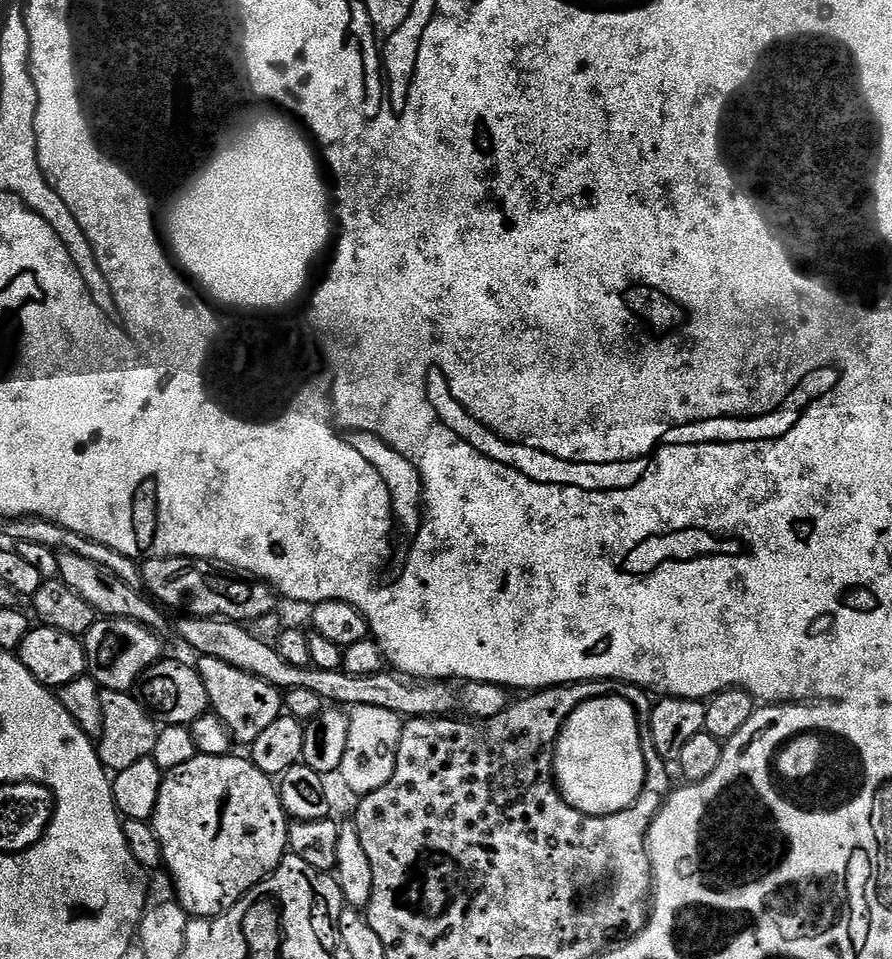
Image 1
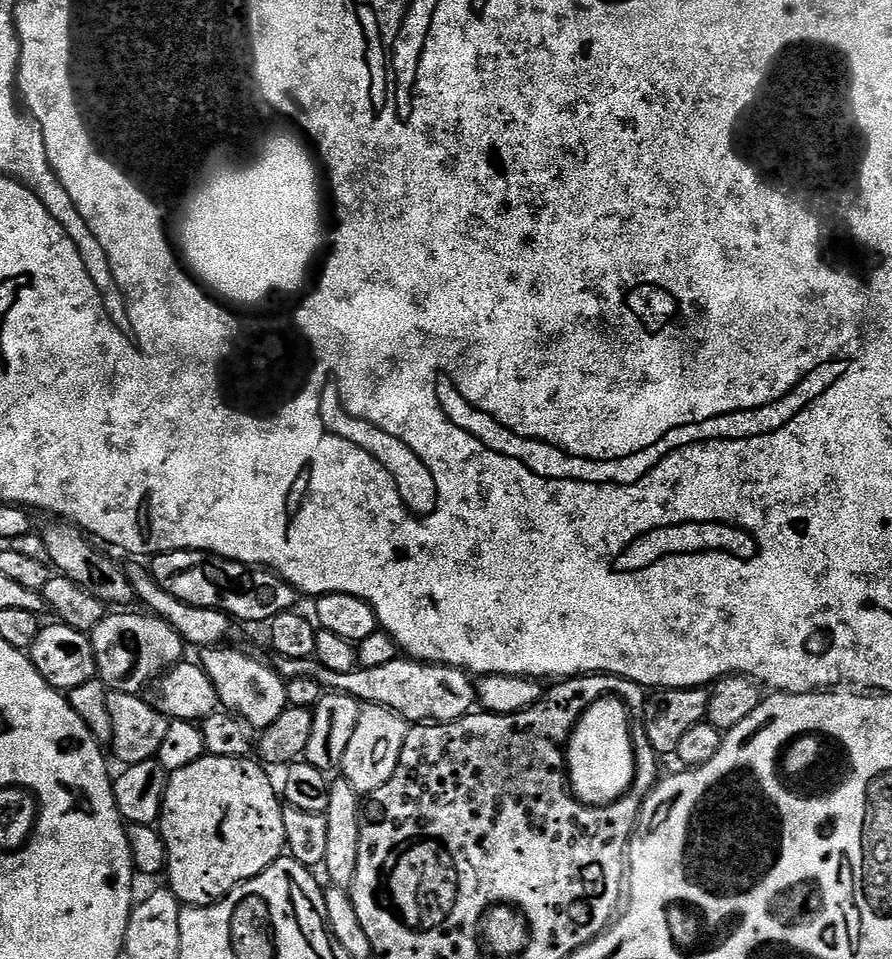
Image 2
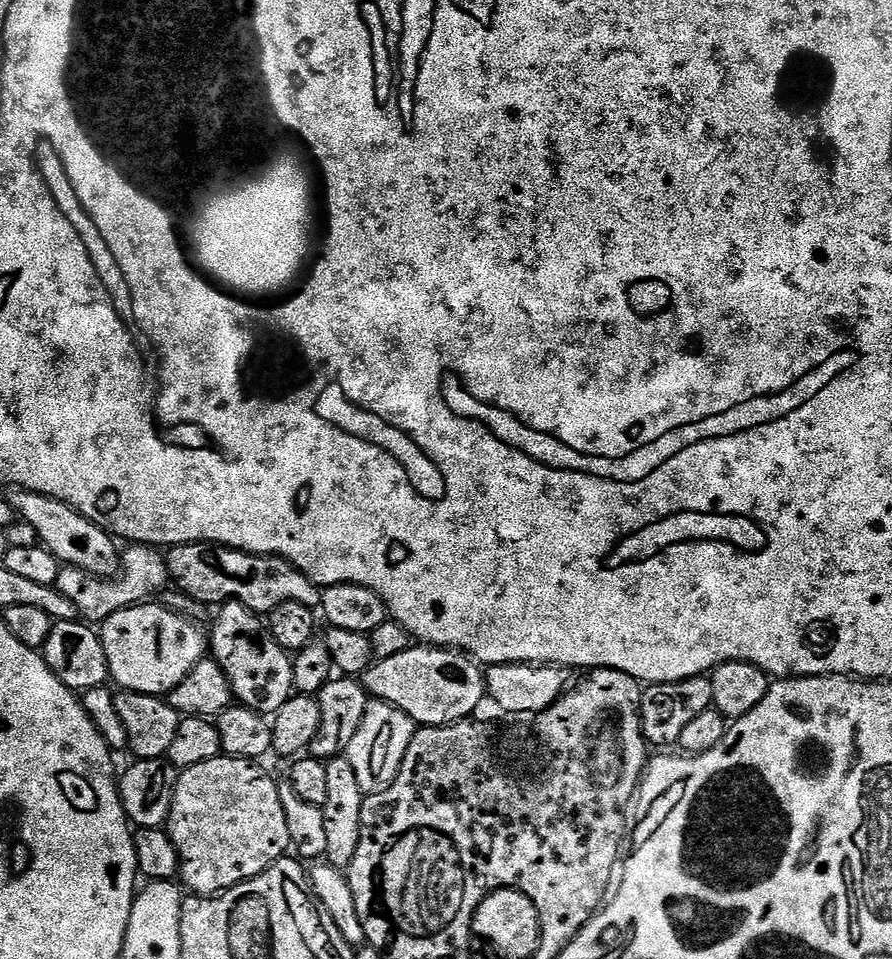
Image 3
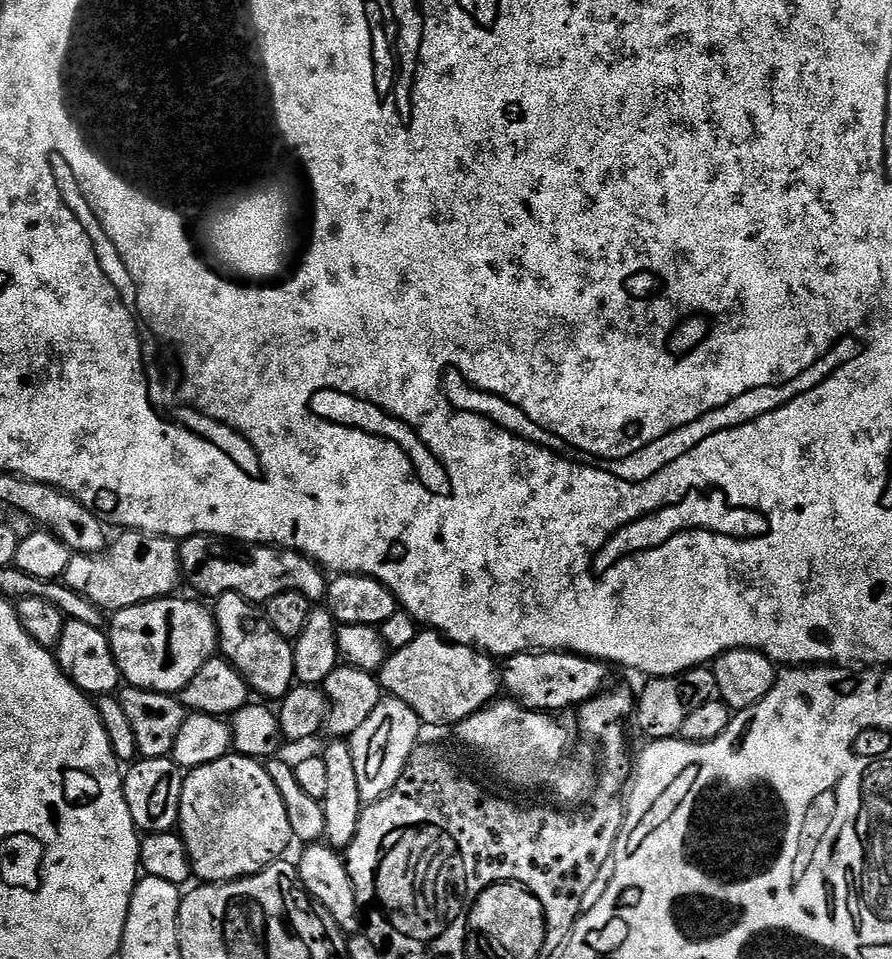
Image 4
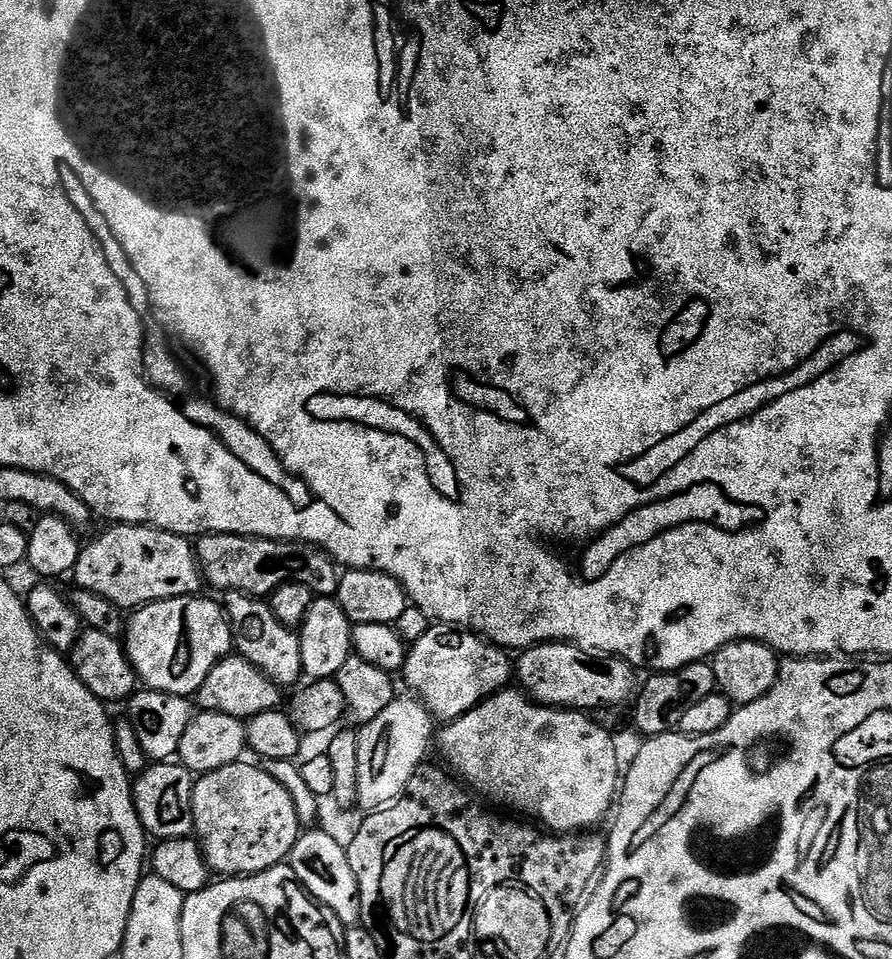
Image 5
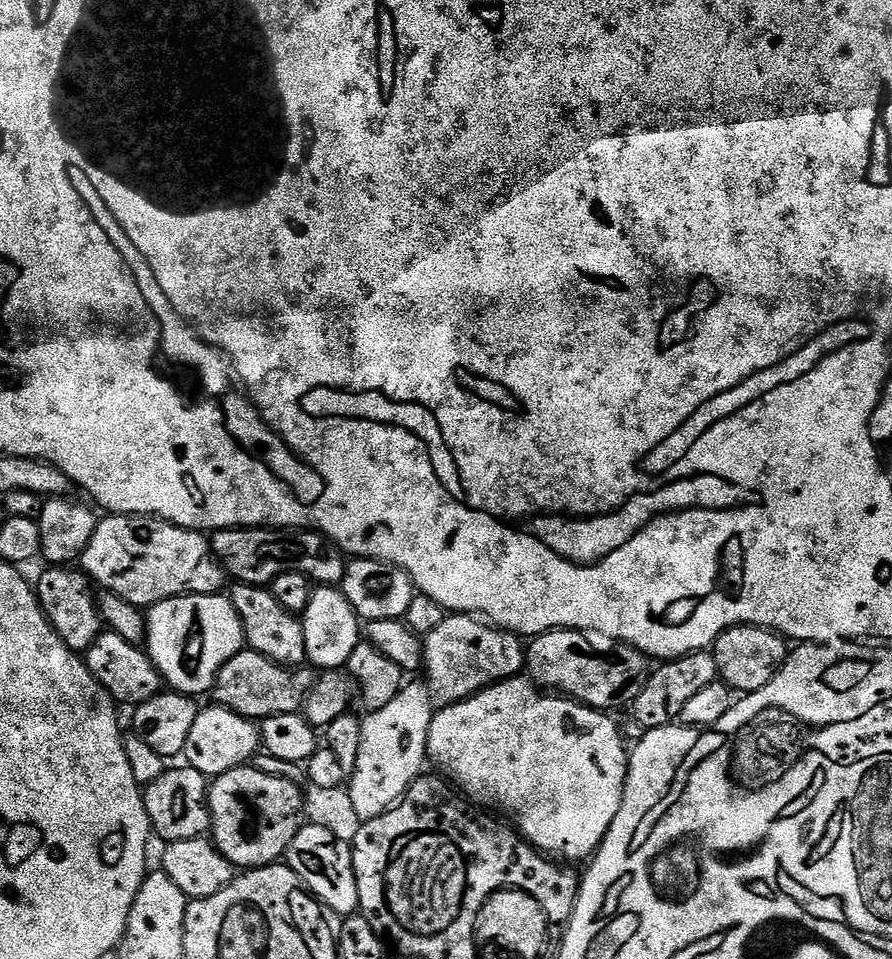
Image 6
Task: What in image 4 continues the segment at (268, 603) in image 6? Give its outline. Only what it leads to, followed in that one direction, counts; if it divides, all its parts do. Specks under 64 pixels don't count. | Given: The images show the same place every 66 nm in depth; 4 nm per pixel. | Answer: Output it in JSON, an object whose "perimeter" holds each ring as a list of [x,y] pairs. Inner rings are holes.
{"perimeter":[[[227,592],[215,597],[214,615],[218,652],[223,659],[230,661],[240,671],[249,689],[265,701],[279,702],[294,687],[294,644],[274,630],[265,616],[265,609],[247,600],[237,592]]]}

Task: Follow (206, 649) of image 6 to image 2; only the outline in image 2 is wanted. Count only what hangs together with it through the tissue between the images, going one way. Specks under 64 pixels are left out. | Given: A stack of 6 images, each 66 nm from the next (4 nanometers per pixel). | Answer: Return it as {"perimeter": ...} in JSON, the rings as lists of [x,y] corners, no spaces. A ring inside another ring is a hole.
{"perimeter":[[[116,610],[113,616],[105,614],[90,635],[99,680],[114,692],[139,693],[157,676],[181,663],[183,656],[180,655],[186,651],[186,645],[161,616],[128,611],[132,610]]]}

